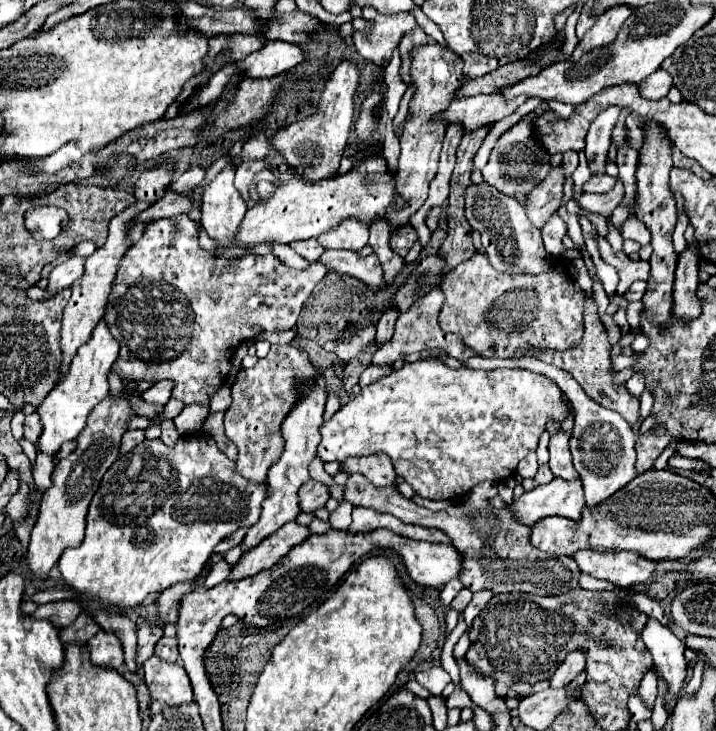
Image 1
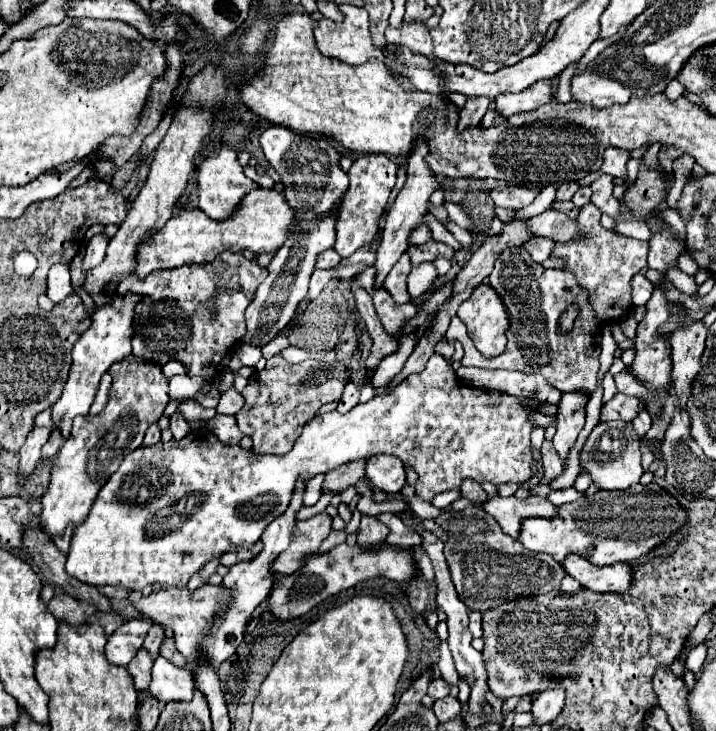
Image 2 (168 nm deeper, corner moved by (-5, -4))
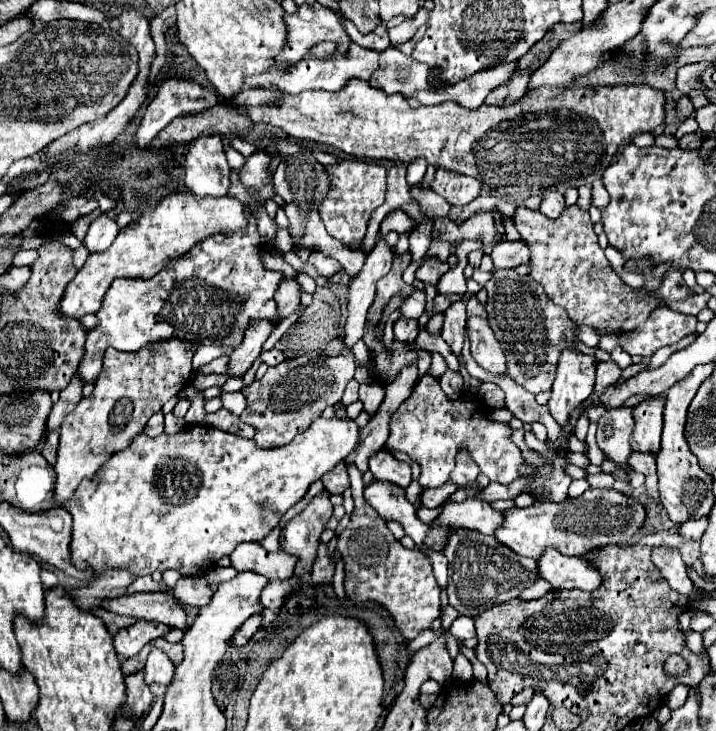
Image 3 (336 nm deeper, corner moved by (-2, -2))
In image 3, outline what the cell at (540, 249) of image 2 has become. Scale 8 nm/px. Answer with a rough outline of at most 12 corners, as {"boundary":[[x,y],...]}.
{"boundary":[[501,242],[491,254],[495,268],[529,262],[525,242]]}

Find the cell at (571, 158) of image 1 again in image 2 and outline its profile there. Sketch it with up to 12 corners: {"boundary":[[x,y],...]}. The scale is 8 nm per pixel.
{"boundary":[[562,182],[556,192],[556,202],[572,200],[580,188],[578,182]]}

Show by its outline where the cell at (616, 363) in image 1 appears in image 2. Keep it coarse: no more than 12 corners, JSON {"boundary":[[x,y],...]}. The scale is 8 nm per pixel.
{"boundary":[[612,374],[602,378],[602,406],[616,394]]}

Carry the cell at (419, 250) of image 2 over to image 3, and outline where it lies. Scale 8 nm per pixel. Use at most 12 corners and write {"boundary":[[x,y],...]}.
{"boundary":[[425,260],[417,270],[417,280],[437,286],[449,270],[447,262]]}

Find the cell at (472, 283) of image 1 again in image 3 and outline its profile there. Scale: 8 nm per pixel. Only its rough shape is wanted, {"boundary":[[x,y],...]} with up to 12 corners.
{"boundary":[[467,320],[473,360],[507,374],[503,350],[487,320]]}

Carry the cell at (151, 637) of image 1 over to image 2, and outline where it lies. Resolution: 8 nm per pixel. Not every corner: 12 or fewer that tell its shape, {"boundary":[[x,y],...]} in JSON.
{"boundary":[[140,652],[128,664],[136,690],[148,688],[148,652]]}

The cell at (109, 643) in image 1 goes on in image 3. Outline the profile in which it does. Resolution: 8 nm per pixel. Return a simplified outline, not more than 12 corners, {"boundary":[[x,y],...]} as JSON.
{"boundary":[[137,620],[117,632],[113,646],[129,658],[171,628]]}

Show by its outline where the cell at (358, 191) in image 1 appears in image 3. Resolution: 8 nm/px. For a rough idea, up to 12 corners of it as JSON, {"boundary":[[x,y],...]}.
{"boundary":[[171,194],[89,254],[57,306],[99,312],[115,278],[151,278],[215,232],[237,198]]}

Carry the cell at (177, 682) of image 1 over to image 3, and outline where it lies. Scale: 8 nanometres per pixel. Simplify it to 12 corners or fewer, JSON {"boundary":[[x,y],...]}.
{"boundary":[[153,646],[145,664],[145,682],[169,686],[175,664]]}

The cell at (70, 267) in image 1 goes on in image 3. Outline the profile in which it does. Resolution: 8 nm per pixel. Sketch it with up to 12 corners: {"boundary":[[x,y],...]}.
{"boundary":[[99,214],[89,226],[89,252],[107,250],[117,234],[117,222]]}

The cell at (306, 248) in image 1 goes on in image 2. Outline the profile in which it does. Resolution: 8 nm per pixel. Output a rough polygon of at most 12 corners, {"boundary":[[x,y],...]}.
{"boundary":[[334,250],[318,256],[316,268],[334,268],[340,256]]}

